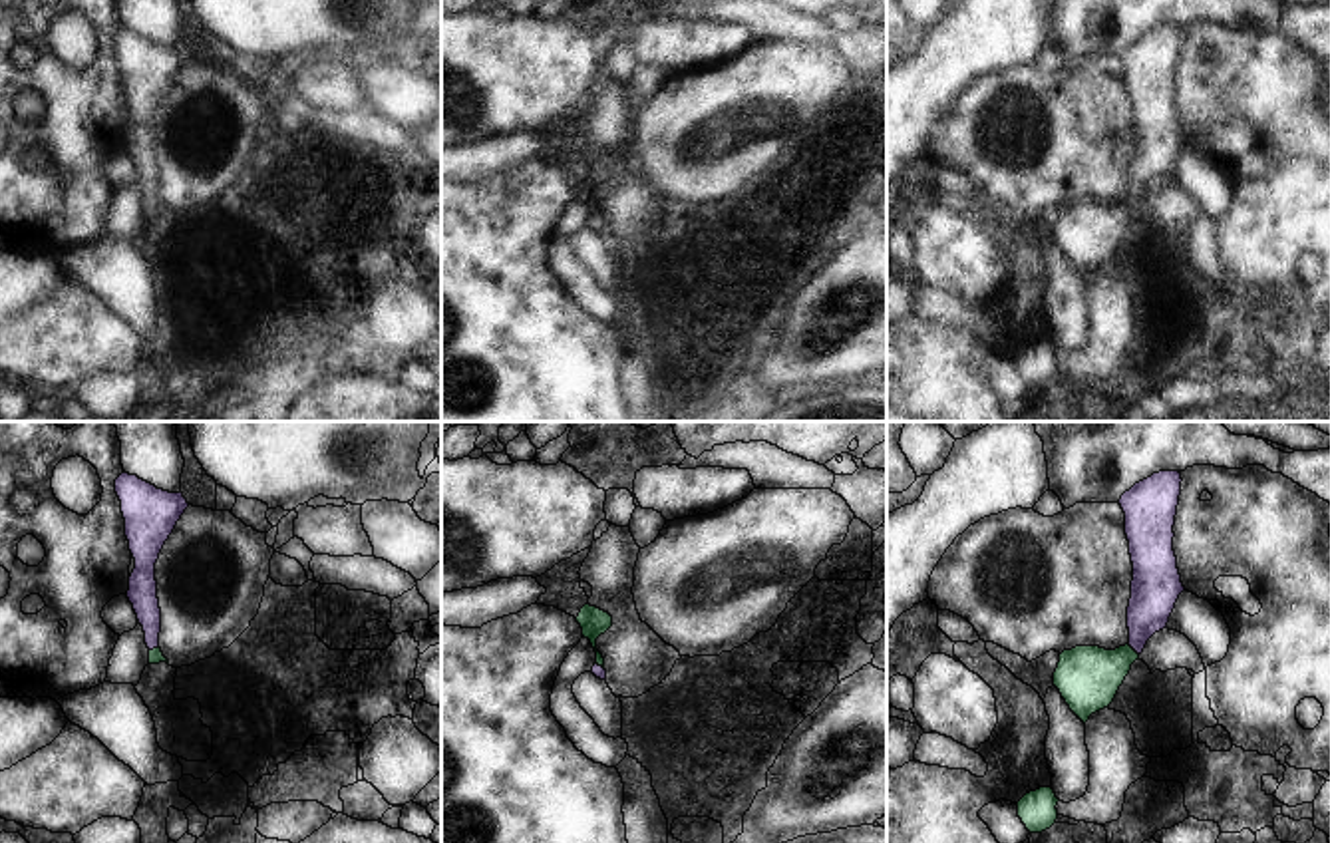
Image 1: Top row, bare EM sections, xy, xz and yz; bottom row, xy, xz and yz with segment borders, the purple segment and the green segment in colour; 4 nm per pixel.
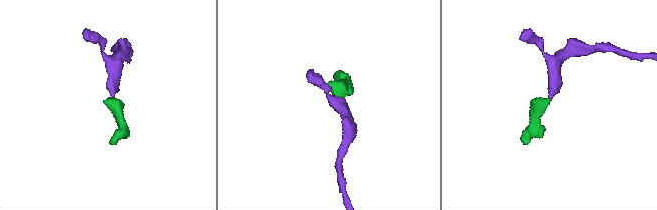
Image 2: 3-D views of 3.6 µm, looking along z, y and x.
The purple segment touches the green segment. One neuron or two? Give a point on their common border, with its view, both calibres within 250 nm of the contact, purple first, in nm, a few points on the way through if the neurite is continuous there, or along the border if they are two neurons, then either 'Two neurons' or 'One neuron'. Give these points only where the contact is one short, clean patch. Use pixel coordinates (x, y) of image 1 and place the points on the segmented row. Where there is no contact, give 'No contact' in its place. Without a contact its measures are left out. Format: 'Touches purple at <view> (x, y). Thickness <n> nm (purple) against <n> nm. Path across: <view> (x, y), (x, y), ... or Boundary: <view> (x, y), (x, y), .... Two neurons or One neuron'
Touches purple at yz (1134, 649). Thickness 190 nm (purple) against 260 nm. Path across: yz (1154, 591), (1134, 649), (1116, 665), (1088, 678). One neuron

